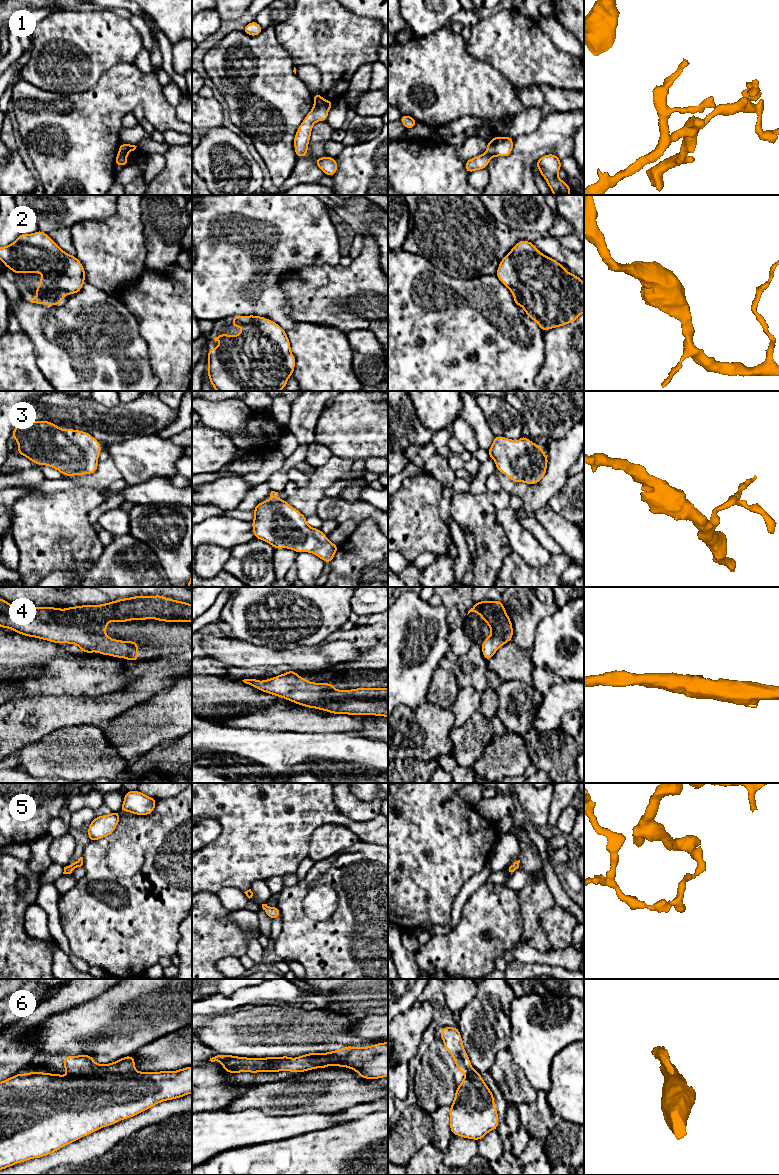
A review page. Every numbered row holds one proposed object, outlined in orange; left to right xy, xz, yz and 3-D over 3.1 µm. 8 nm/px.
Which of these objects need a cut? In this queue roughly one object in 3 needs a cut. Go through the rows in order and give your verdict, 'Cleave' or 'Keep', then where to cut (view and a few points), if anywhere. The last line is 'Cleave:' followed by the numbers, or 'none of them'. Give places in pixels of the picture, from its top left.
1: Cleave. Split along xy (119, 152), (125, 157)
2: Keep. No split
3: Keep. No split
4: Keep. No split
5: Keep. No split
6: Cleave. Split along xy (135, 1070), (127, 1072), (69, 1074)
Cleave: 1, 6

